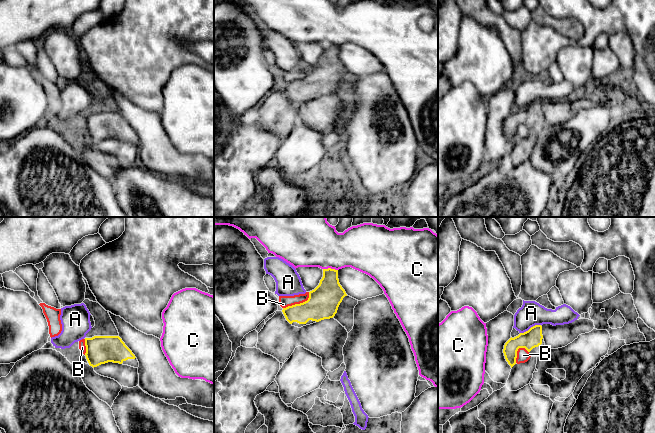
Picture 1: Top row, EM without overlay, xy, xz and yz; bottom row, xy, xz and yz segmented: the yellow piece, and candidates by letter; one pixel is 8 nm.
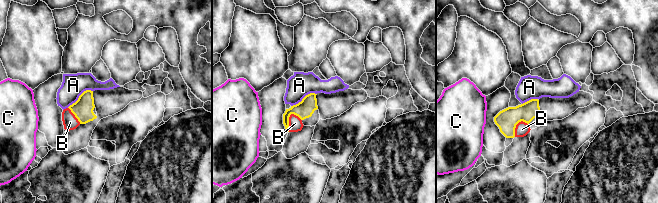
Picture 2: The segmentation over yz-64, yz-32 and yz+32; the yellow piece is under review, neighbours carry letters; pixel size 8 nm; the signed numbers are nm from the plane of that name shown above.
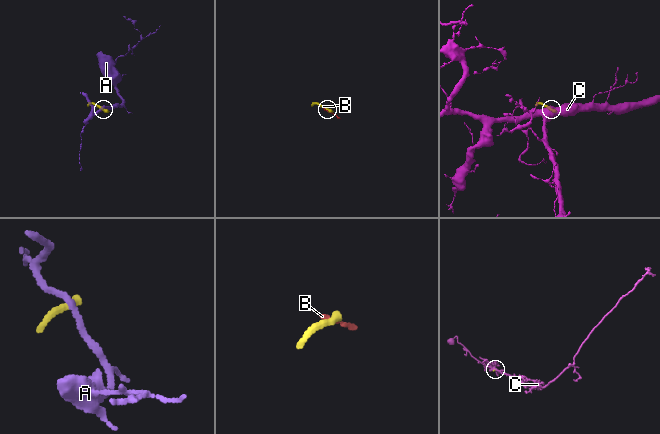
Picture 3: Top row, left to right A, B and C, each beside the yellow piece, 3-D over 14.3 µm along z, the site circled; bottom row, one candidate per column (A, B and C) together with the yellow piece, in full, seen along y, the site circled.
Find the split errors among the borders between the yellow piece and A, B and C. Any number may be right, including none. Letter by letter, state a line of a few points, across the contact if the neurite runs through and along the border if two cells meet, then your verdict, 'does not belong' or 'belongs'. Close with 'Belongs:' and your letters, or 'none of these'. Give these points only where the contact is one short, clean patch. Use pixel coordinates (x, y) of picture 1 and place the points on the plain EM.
A: line yz (540, 100), (535, 100), (520, 109); does not belong
B: belongs
C: line xz (323, 44), (334, 44), (337, 46); does not belong
Belongs: B

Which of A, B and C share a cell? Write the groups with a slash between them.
A / B / C

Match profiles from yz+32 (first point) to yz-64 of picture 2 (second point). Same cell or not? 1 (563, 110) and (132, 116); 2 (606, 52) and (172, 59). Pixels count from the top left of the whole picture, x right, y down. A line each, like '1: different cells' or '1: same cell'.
1: different cells
2: different cells

